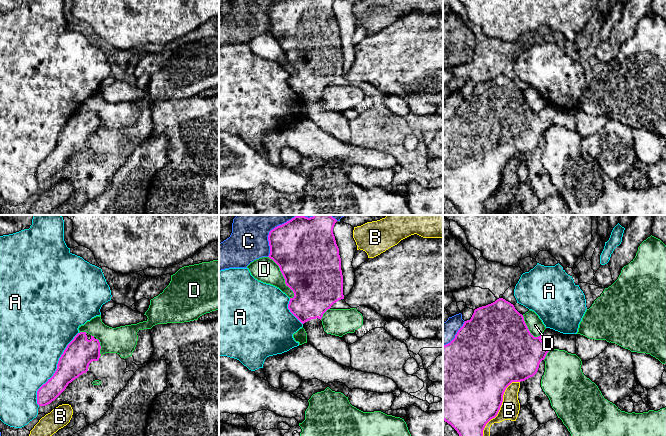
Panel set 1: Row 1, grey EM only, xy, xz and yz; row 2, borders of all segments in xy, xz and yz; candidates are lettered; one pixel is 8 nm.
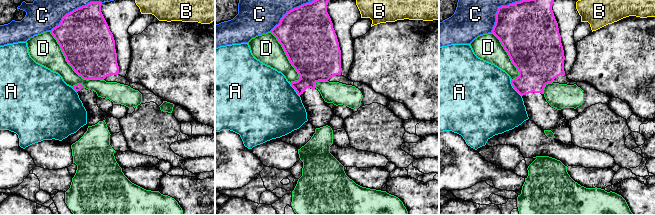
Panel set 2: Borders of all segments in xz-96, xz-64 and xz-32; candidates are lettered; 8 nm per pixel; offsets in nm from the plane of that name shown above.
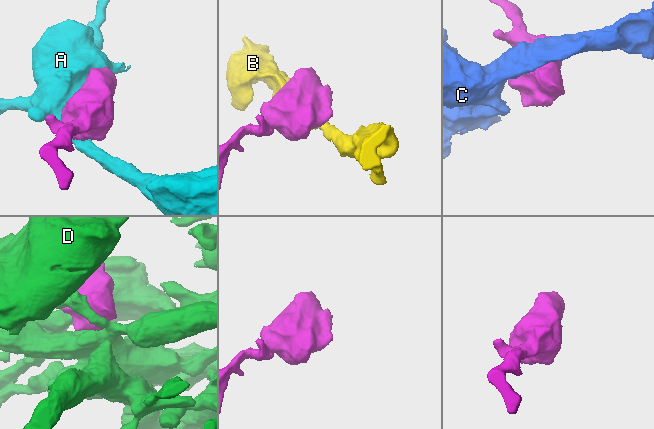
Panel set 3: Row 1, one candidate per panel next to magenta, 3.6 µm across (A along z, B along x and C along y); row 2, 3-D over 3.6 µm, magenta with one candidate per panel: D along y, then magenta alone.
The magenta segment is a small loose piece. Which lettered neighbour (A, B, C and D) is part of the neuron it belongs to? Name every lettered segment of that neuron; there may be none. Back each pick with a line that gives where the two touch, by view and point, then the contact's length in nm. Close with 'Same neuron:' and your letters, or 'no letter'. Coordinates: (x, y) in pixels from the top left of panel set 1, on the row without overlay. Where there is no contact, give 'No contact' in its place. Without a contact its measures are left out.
Same neuron: no letter

